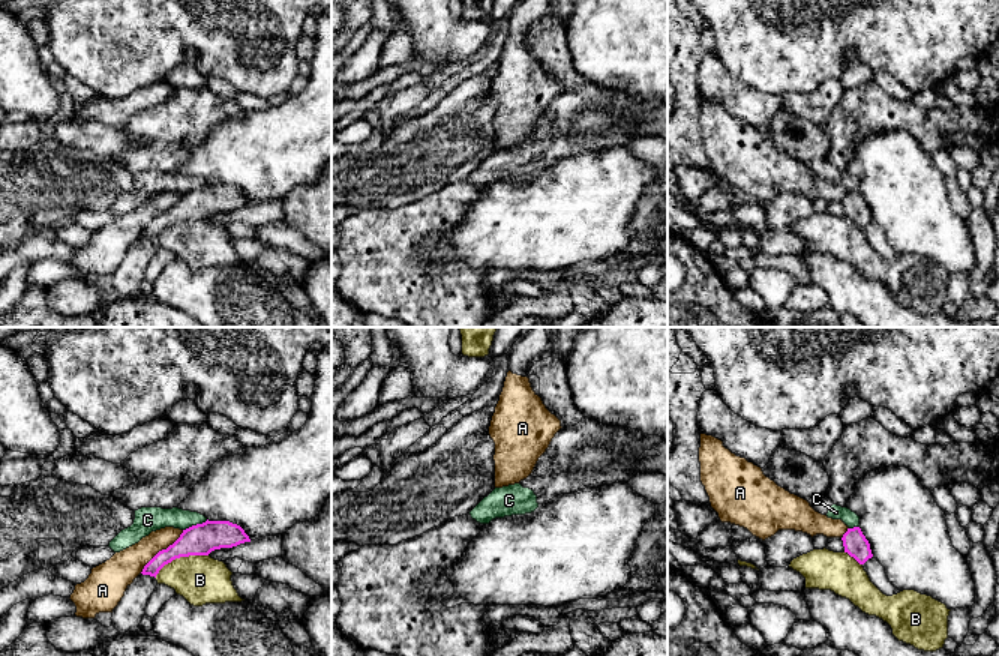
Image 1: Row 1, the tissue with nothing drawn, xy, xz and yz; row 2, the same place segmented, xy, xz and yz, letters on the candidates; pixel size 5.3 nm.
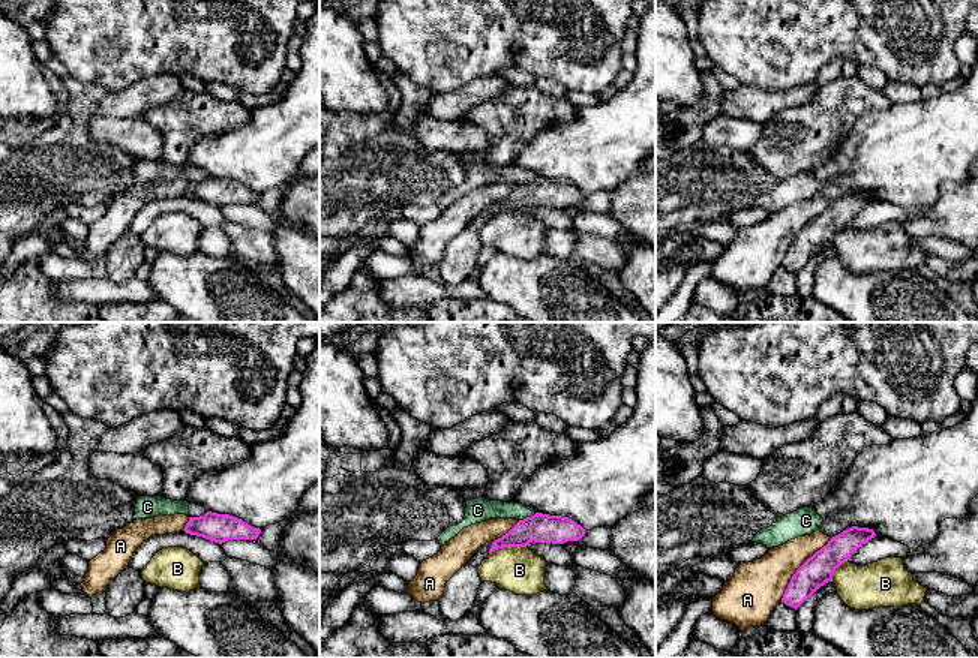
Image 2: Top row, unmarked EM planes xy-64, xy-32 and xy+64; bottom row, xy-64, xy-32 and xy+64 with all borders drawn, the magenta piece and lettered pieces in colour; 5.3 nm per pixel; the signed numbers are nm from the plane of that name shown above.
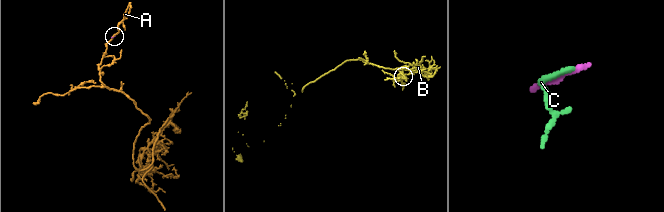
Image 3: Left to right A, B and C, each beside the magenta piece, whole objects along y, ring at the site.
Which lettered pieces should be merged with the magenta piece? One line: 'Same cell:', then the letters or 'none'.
Same cell: none

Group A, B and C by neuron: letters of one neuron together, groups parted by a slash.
A / B / C

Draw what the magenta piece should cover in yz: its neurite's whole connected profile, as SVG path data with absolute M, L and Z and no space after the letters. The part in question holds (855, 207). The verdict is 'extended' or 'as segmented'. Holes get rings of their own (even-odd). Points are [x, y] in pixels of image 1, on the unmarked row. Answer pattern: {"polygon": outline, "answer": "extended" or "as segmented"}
{"polygon": "M860 191L848 192L842 204L844 216L854 221L860 228L864 228L868 222L873 221L870 207Z", "answer": "as segmented"}

